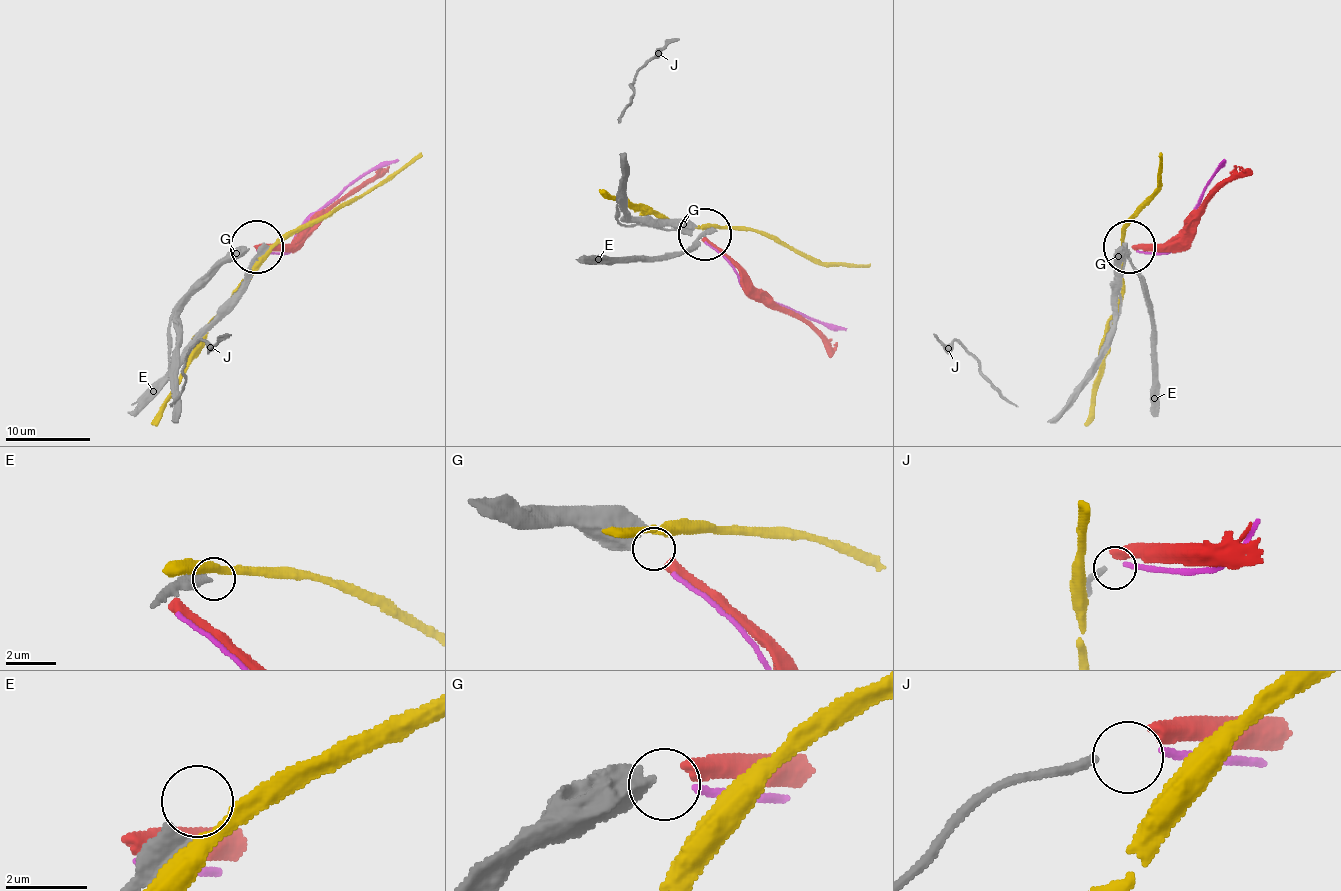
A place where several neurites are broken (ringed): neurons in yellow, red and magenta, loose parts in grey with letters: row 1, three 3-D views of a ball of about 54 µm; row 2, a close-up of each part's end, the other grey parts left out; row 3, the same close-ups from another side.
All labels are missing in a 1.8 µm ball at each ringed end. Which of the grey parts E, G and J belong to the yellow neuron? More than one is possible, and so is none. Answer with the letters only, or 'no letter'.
no letter

